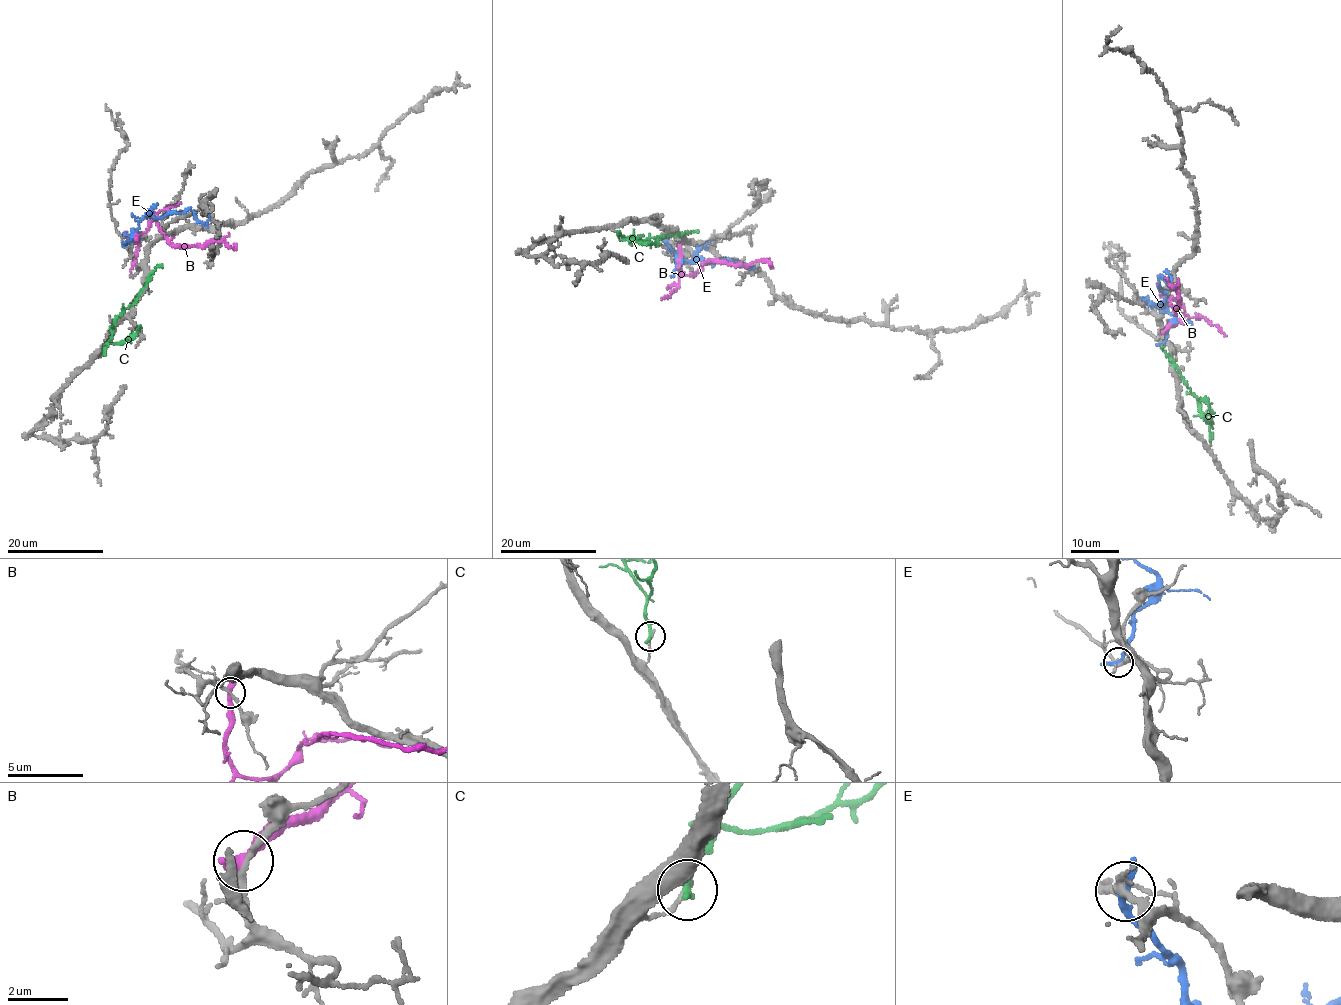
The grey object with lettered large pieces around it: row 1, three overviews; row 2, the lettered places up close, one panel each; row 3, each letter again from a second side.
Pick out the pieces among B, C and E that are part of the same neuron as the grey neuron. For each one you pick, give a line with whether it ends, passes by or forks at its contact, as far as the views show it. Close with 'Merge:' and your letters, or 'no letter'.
Merge: no letter

